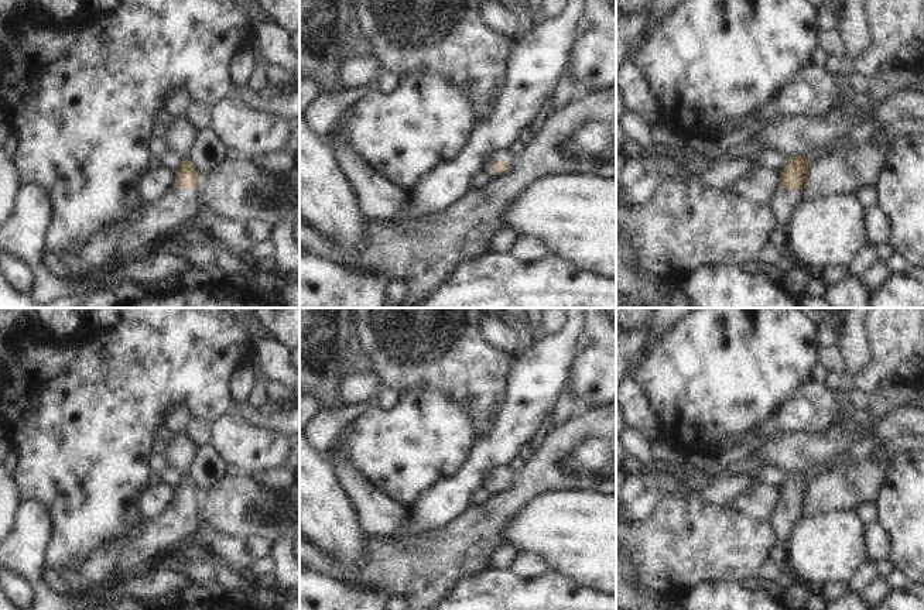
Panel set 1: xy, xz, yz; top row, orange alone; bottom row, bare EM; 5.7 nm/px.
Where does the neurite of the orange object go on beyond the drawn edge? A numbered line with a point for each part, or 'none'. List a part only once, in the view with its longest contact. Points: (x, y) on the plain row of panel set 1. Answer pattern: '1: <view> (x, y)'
1: xz (496, 473)

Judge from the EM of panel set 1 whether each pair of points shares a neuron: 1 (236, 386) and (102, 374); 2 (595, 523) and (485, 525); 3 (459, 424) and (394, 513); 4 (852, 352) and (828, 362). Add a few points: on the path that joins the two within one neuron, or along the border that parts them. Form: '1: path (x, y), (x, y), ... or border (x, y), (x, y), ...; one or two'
1: border (249, 362), (230, 376), (229, 396), (235, 403); two
2: border (529, 501), (507, 523), (505, 542); two
3: border (372, 486), (376, 486), (406, 507); two
4: border (837, 345), (842, 353), (846, 372); two

